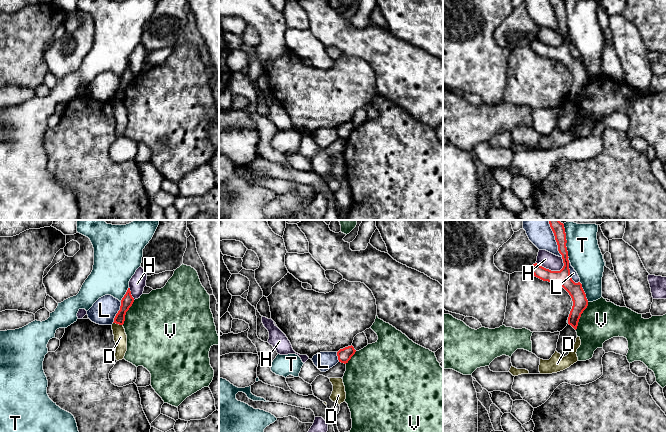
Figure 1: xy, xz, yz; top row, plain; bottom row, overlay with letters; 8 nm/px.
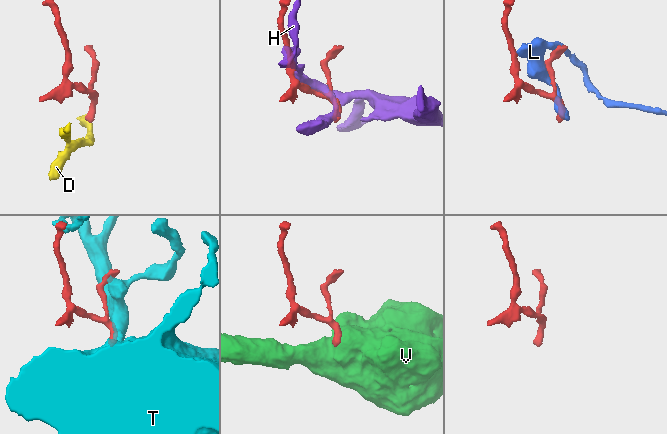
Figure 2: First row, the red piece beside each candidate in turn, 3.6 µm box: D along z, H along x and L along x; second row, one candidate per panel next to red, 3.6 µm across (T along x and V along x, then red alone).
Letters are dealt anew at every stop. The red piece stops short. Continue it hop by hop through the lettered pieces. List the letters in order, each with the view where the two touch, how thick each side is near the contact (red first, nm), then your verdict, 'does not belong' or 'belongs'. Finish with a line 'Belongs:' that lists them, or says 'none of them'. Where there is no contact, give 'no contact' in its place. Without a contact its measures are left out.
D: xy | 90/110 nm | does not belong
H: yz | 120/130 nm | does not belong
L: yz | 100/190 nm | does not belong
T: yz | 100/260 nm | does not belong
V: yz | 120/320 nm | does not belong
Belongs: none of them

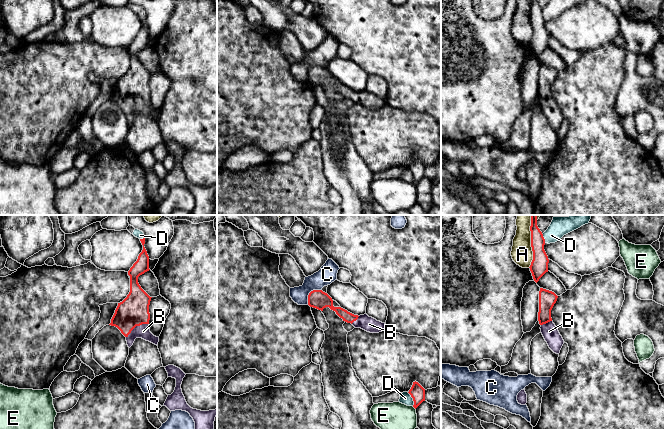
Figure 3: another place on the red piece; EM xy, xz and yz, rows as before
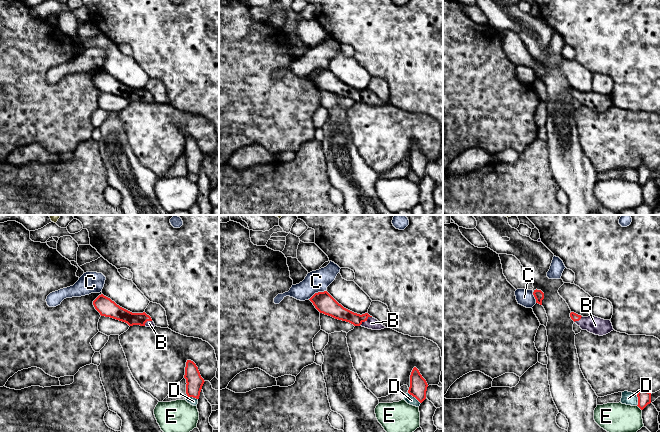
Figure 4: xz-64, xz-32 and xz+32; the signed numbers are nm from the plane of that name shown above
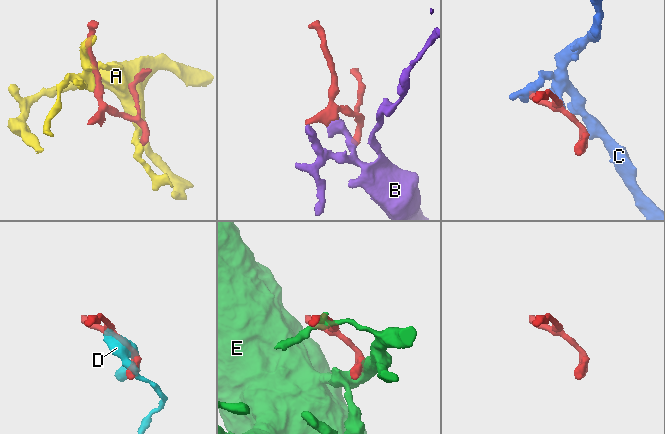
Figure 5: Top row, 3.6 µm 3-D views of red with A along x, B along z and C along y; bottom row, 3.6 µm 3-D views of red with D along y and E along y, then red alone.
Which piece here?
A: yz | 140/170 nm | does not belong
B: xy | 240/110 nm | belongs
C: xz | 150/150 nm | does not belong
D: xz | 120/100 nm | does not belong
E: xz | 120/260 nm | does not belong
Belongs: B

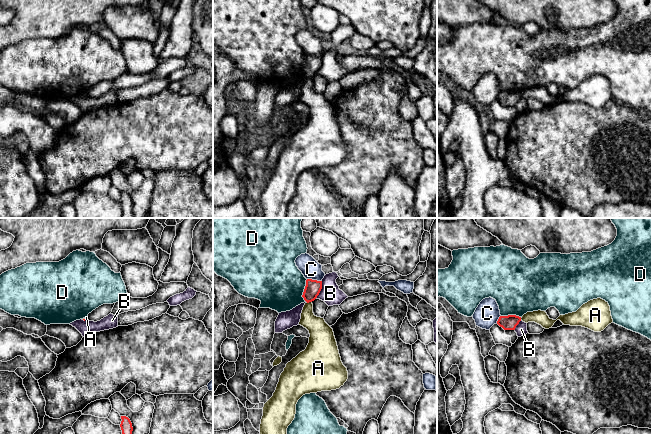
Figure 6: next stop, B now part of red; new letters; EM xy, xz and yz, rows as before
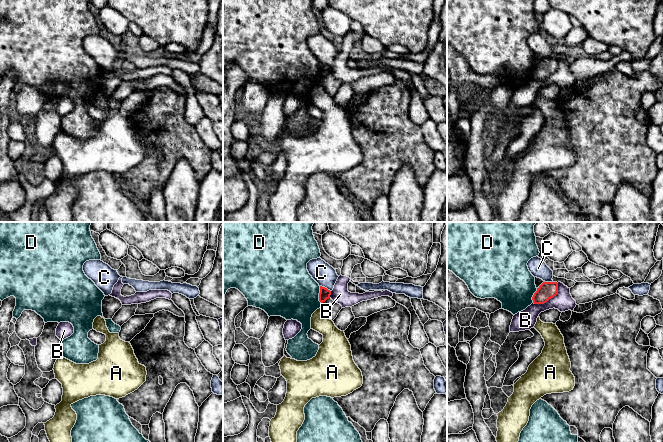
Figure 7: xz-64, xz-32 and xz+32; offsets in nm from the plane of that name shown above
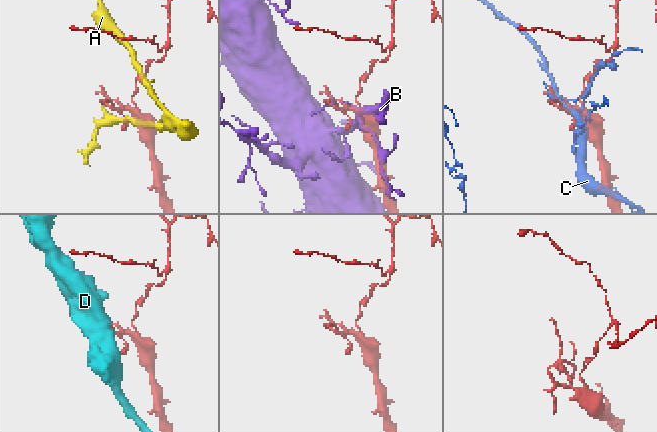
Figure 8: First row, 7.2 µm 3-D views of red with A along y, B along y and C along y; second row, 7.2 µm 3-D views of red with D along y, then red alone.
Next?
A: xz | 130/170 nm | does not belong
B: xz | 130/160 nm | does not belong
C: xz | 130/160 nm | does not belong
D: xz | 130/400 nm | does not belong
Belongs: none of them

